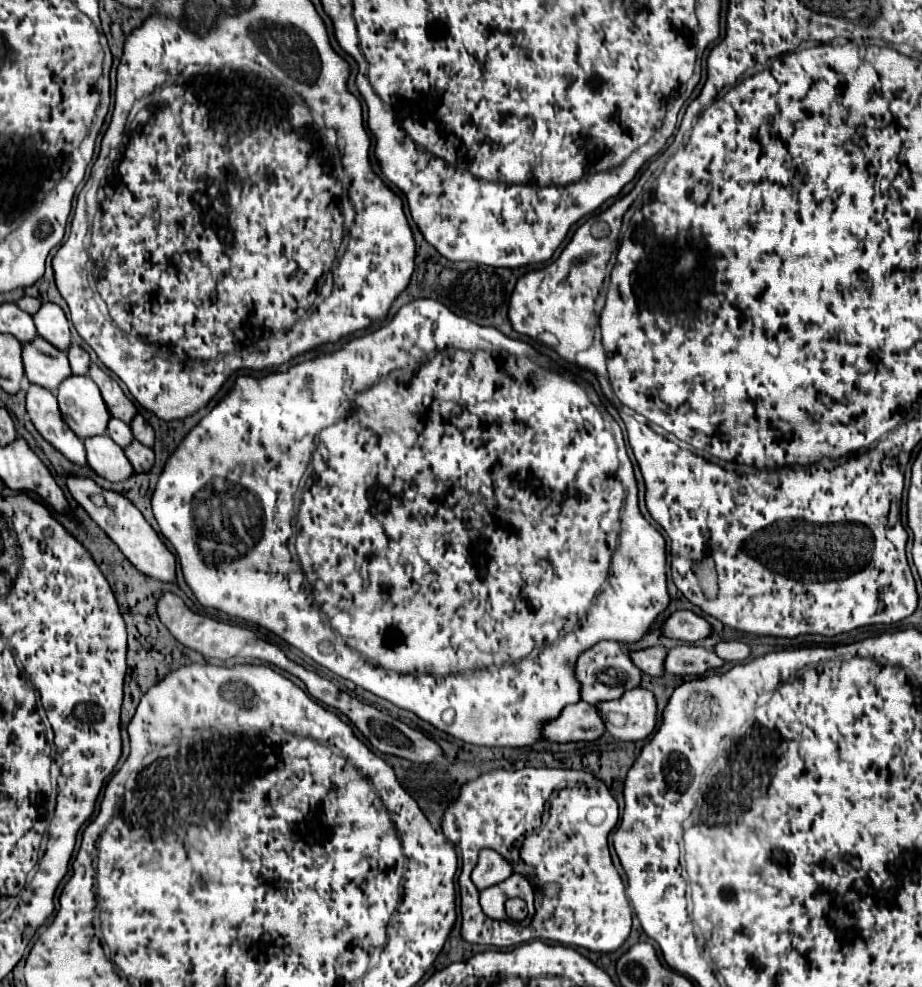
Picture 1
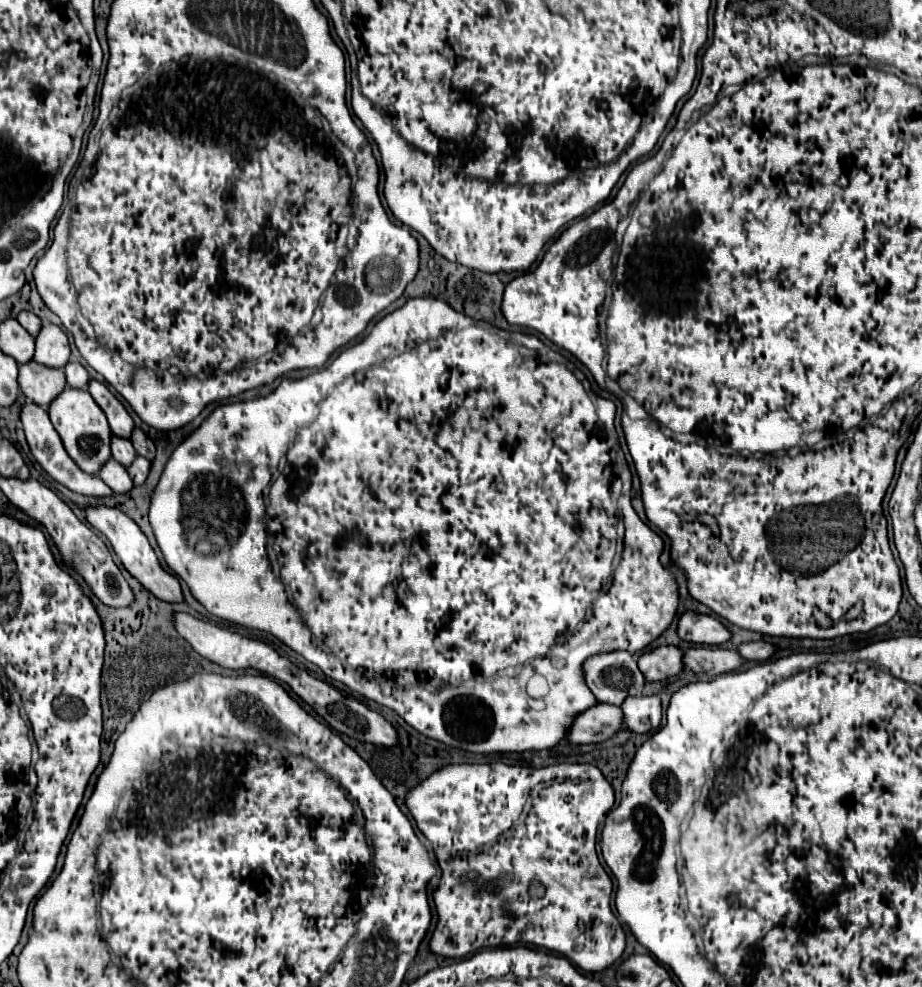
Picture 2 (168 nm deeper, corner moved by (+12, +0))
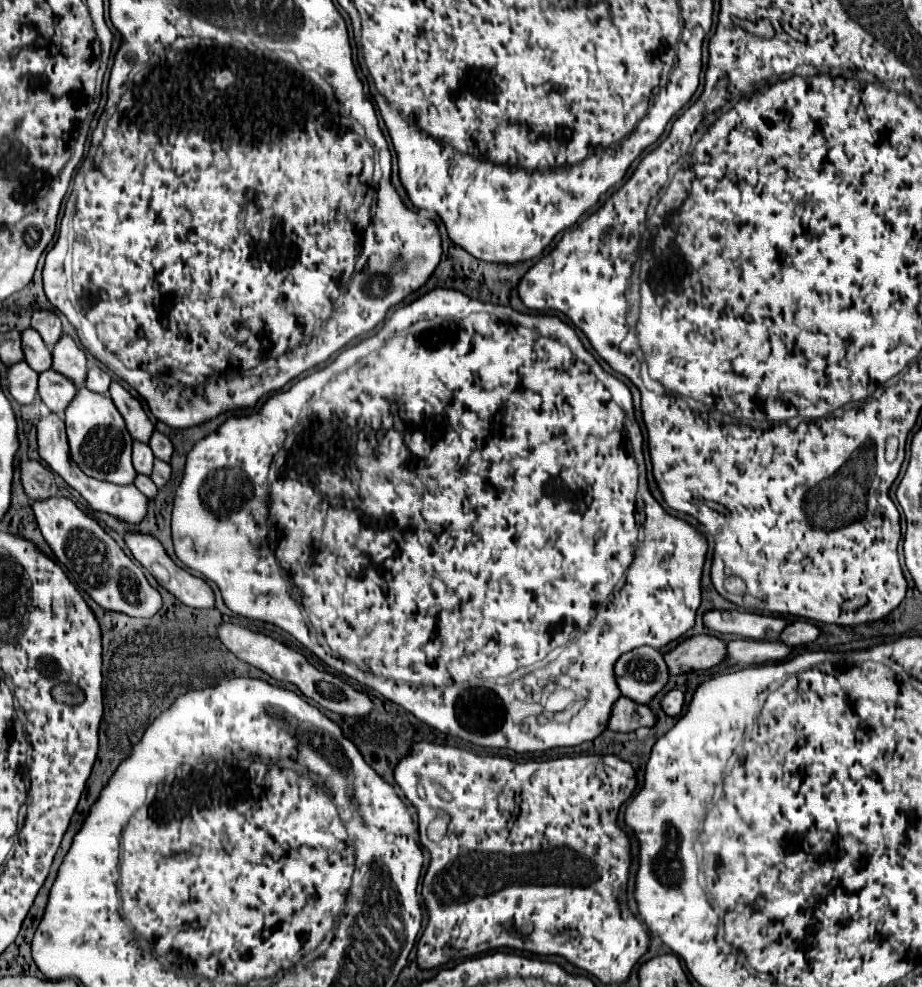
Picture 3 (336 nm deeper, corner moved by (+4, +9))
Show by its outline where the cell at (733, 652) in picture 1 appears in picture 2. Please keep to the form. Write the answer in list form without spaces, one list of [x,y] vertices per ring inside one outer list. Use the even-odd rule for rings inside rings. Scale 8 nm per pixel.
[[[746,642],[746,644],[740,644],[736,648],[736,652],[748,660],[748,662],[760,662],[760,660],[768,660],[772,654],[774,654],[774,646],[772,644],[766,644],[766,642]]]

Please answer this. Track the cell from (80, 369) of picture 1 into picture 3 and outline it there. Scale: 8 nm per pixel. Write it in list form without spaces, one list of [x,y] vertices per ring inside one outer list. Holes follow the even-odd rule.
[[[90,367],[88,369],[88,379],[86,379],[86,387],[94,393],[108,393],[110,389],[110,375],[106,371],[102,371],[100,367]]]

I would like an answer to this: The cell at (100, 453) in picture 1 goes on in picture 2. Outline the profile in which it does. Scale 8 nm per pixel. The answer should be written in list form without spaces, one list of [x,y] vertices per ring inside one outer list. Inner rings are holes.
[[[114,458],[106,460],[106,464],[102,464],[102,470],[98,470],[98,476],[106,482],[106,486],[110,486],[112,492],[122,494],[122,492],[128,492],[134,486],[126,468],[120,462],[116,462]]]

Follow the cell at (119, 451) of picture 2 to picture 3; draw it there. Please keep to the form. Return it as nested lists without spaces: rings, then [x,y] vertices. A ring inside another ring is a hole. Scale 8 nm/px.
[[[134,441],[132,461],[134,461],[134,467],[136,467],[138,473],[150,477],[150,473],[152,473],[152,465],[154,465],[154,453],[152,453],[152,449],[150,449],[146,443]]]

